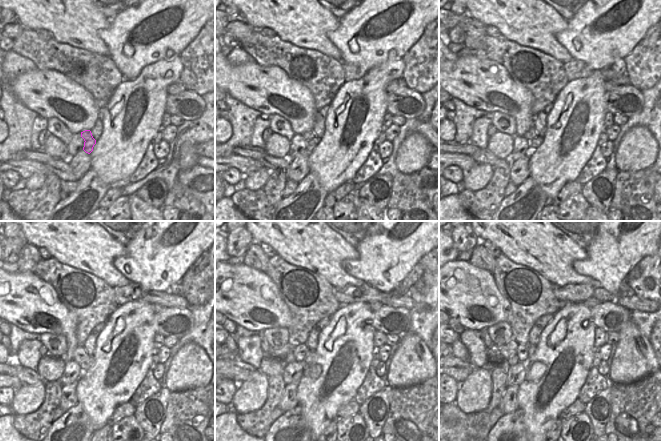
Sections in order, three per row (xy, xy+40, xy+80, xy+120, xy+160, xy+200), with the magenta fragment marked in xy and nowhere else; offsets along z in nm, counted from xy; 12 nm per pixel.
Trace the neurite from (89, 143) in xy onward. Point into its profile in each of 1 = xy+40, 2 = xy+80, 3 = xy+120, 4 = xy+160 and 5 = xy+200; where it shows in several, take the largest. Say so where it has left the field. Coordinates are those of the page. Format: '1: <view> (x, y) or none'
1: xy+40 (309, 135)
2: xy+80 (535, 140)
3: xy+120 (80, 355)
4: xy+160 (301, 351)
5: xy+200 (524, 351)

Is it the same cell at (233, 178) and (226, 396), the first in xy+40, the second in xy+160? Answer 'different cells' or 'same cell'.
same cell

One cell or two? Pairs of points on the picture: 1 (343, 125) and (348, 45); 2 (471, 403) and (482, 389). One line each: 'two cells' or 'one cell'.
1: two cells
2: one cell

